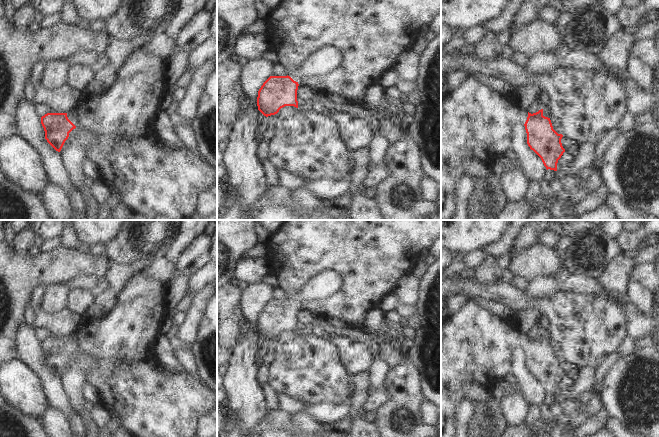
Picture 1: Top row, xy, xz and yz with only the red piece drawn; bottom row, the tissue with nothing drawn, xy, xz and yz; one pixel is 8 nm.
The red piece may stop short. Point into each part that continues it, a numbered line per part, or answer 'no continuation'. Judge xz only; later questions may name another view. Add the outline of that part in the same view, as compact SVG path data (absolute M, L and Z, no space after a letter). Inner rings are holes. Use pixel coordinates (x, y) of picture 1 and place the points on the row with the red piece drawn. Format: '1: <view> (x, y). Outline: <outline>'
1: xz (370, 34). Outline: M282 0L276 9L270 11L266 18L266 25L268 29L265 35L270 43L270 50L273 51L278 58L278 64L280 64L286 70L287 75L296 81L300 86L308 86L312 90L323 92L326 96L342 98L348 103L352 103L360 108L369 110L372 106L364 100L366 89L371 85L379 84L381 78L386 73L394 71L394 67L399 55L402 52L412 49L412 45L415 44L416 39L420 37L420 30L425 24L430 25L439 12L441 12L441 0ZM323 46L333 46L340 51L341 64L338 66L338 68L322 77L299 77L297 75L297 71L303 62L312 53Z

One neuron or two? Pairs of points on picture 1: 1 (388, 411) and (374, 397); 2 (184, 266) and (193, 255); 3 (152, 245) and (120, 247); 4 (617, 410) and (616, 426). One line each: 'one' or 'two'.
1: two
2: one
3: one
4: two

